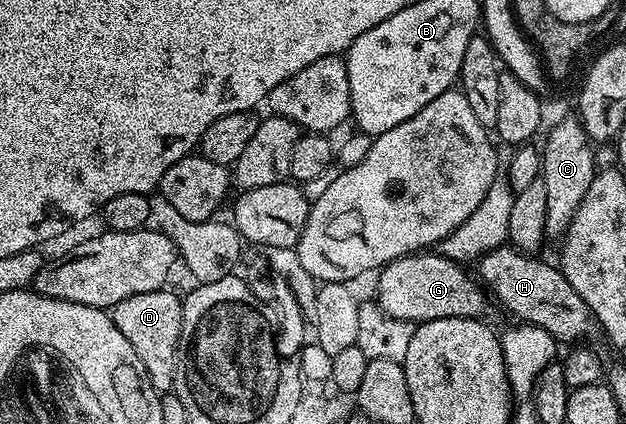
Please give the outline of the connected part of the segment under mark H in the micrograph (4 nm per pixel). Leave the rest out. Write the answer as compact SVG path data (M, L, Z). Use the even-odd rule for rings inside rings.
M506 243L479 258L475 265L478 273L476 276L480 284L491 294L492 300L494 297L507 312L514 313L518 322L537 325L543 331L547 331L557 343L584 342L584 337L595 329L593 313L587 307L587 303L583 303L579 291L575 291L575 287L567 283L560 268L556 264L548 265L539 258L541 257L522 252Z

